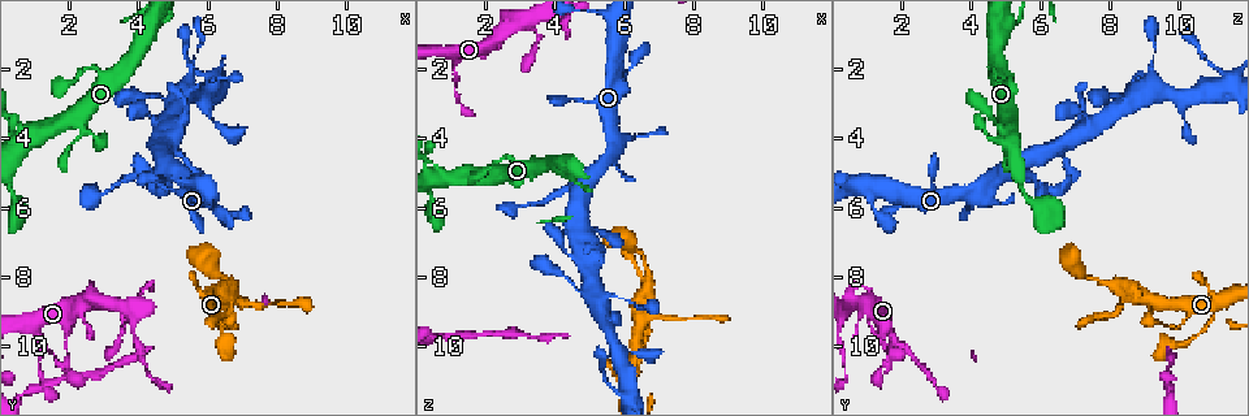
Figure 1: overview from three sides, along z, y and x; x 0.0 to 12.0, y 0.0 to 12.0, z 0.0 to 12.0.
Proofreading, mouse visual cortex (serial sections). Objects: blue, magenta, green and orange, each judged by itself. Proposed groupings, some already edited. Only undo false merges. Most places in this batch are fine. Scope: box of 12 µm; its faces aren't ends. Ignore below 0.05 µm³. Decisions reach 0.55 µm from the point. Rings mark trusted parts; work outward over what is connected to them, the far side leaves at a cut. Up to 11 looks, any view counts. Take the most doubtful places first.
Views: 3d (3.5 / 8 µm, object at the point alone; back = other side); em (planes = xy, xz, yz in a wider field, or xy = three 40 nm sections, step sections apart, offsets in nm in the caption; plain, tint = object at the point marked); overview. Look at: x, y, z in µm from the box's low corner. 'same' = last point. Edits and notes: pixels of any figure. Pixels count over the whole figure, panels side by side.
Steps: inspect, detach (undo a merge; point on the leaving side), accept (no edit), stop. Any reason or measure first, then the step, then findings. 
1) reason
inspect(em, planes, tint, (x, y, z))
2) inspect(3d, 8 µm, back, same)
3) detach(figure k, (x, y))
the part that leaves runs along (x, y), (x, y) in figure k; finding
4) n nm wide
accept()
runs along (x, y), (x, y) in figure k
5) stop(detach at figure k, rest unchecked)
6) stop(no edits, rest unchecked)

a narrow waist
inspect(3d, 3.5 µm, (2.7, 3.9, 4.9))

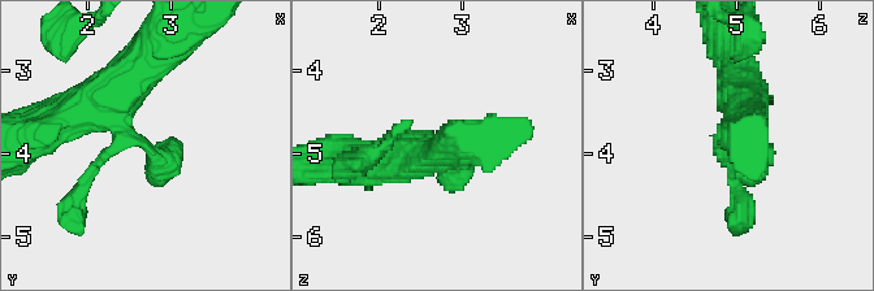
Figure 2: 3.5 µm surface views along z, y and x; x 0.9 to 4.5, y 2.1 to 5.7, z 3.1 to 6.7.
accept()
runs along (119, 90), (119, 130), (163, 163), (171, 142) in figure 2; continuous, no second cell

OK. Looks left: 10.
small branch off a trunk
inspect(3d, 3.5 µm, (5.0, 3.2, 8.5))

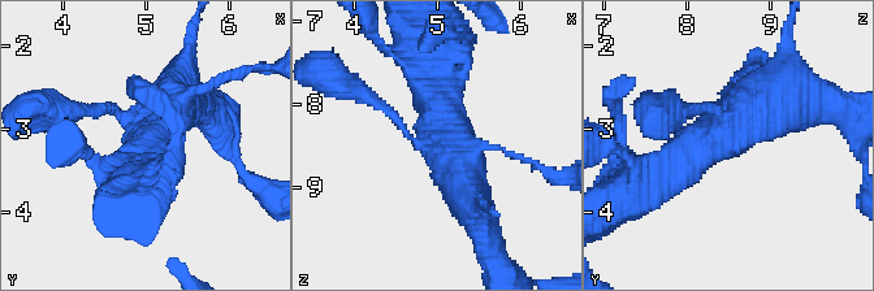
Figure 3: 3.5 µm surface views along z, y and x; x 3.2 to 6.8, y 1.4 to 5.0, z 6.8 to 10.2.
4 arms; arms of 100, 150, 500, 600 nm; now the EM
inspect(em, xy, step 1, tint, (5.00, 3.10, 8.45))

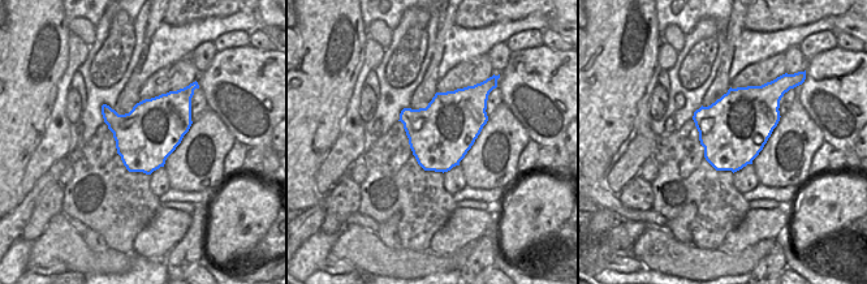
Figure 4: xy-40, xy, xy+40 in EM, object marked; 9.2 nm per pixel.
accept()
runs along (652, 181), (781, 88) in figure 3; continuous, no second cell

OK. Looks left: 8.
four-way junction
inspect(3d, 3.5 µm, (5.8, 2.1, 11.3))

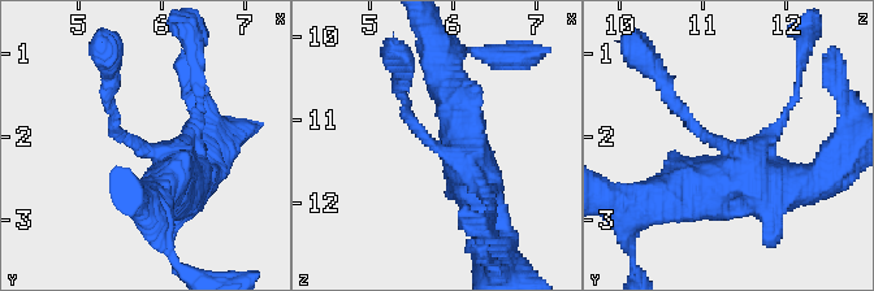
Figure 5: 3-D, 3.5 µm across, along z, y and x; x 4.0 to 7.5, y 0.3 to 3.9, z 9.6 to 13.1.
4 arms; arms of 150, 200, 500, 600 nm; shape alone is not enough
inspect(em, xy, step 1, tint, (5.85, 2.15, 11.35))

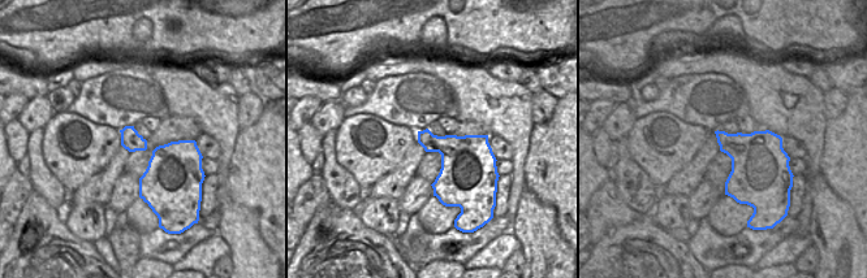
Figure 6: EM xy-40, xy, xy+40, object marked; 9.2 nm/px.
accept()
runs along (168, 183), (176, 168), (124, 140), (108, 104) in figure 5; all the same cell

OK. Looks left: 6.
thin neck
inspect(3d, 8 µm, (6.1, 3.6, 10.1))

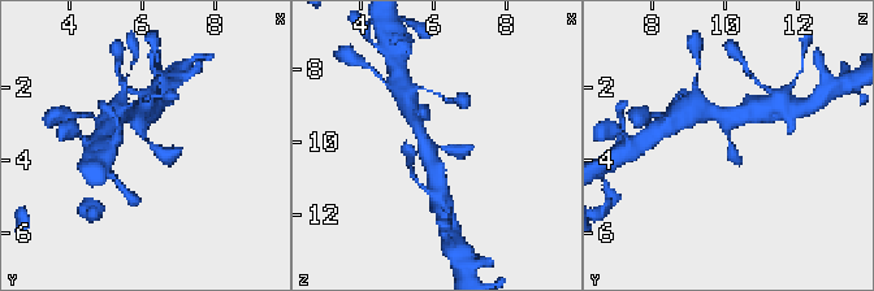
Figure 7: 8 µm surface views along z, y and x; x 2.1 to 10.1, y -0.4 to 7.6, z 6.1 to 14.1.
now the EM
inspect(em, xy, step 3, tint, (6.1, 3.5, 10.1))

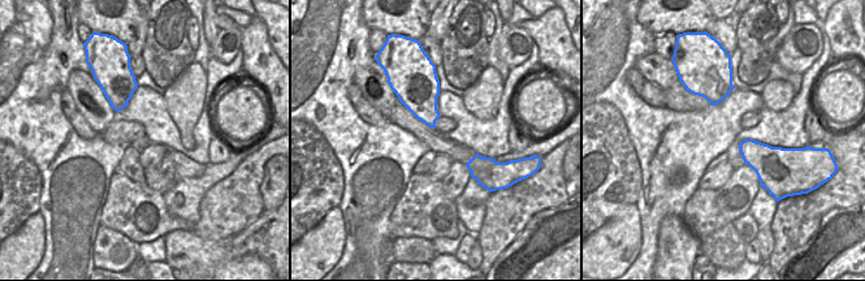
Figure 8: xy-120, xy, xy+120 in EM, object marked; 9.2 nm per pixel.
accept()
one cell here

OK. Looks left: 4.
stop(no edits, rest unchecked)

